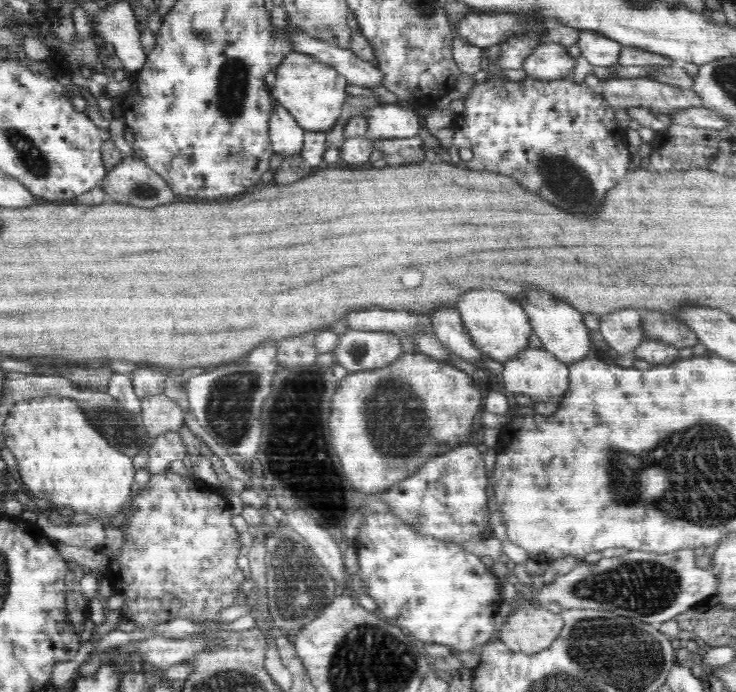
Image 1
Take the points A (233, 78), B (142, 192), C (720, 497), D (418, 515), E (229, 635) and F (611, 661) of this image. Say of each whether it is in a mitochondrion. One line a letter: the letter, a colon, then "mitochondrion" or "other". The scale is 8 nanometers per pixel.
A: mitochondrion
B: mitochondrion
C: mitochondrion
D: mitochondrion
E: other
F: mitochondrion

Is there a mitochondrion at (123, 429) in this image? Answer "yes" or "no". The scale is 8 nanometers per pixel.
yes

